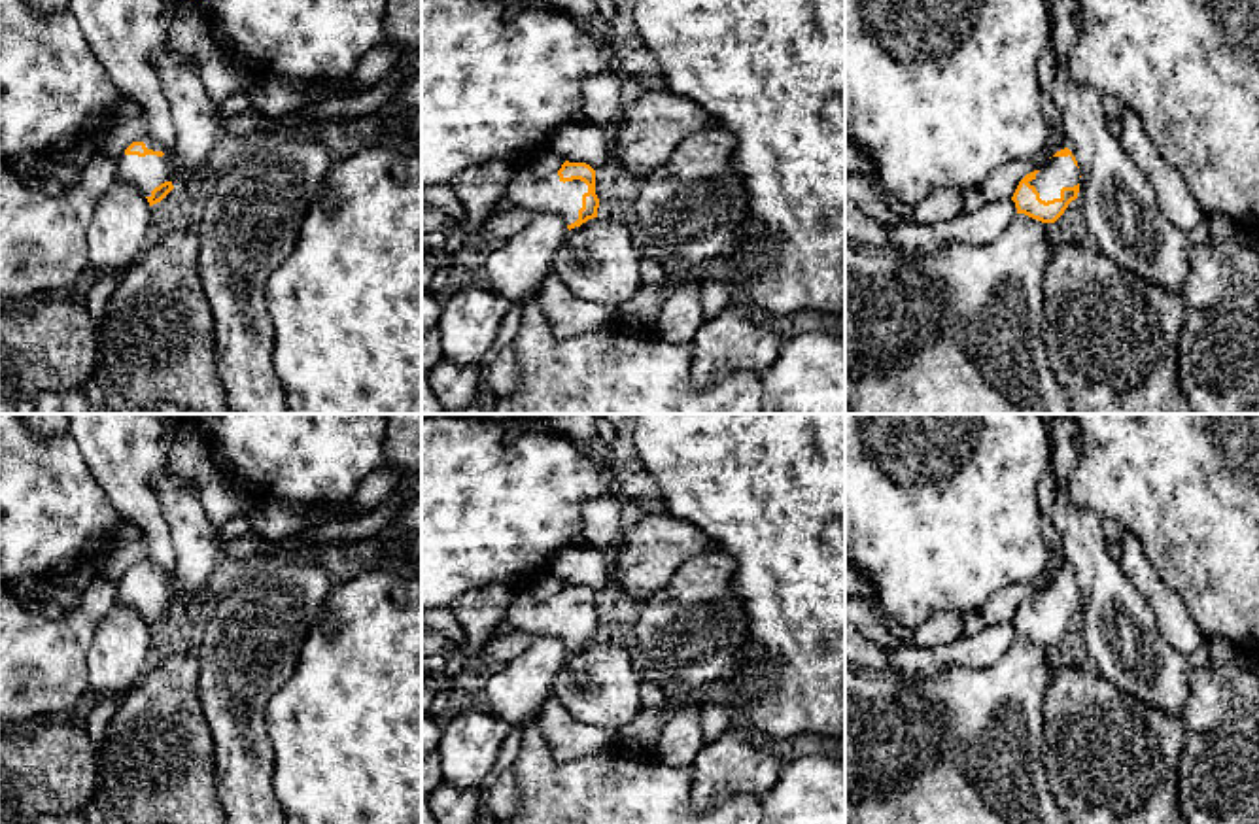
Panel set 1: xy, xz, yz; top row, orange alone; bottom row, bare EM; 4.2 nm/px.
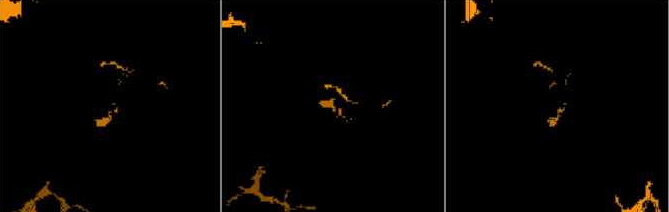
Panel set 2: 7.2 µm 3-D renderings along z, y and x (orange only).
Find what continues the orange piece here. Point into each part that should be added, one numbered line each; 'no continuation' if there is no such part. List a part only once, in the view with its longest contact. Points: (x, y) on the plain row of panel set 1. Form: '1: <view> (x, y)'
1: xz (530, 615)

